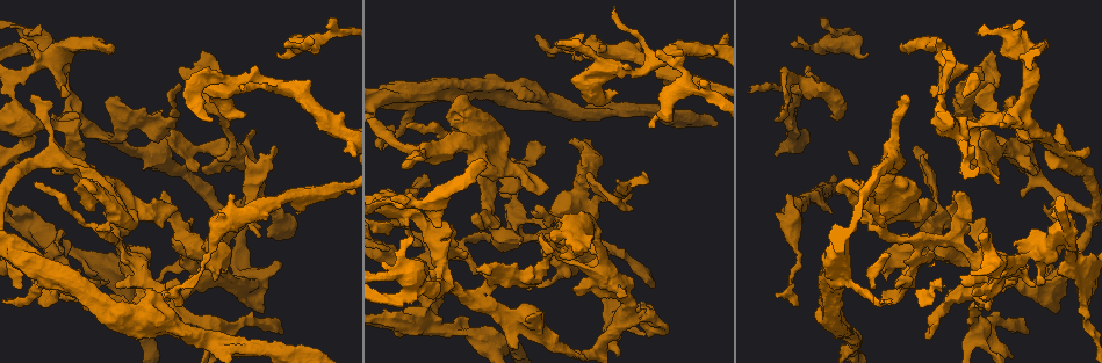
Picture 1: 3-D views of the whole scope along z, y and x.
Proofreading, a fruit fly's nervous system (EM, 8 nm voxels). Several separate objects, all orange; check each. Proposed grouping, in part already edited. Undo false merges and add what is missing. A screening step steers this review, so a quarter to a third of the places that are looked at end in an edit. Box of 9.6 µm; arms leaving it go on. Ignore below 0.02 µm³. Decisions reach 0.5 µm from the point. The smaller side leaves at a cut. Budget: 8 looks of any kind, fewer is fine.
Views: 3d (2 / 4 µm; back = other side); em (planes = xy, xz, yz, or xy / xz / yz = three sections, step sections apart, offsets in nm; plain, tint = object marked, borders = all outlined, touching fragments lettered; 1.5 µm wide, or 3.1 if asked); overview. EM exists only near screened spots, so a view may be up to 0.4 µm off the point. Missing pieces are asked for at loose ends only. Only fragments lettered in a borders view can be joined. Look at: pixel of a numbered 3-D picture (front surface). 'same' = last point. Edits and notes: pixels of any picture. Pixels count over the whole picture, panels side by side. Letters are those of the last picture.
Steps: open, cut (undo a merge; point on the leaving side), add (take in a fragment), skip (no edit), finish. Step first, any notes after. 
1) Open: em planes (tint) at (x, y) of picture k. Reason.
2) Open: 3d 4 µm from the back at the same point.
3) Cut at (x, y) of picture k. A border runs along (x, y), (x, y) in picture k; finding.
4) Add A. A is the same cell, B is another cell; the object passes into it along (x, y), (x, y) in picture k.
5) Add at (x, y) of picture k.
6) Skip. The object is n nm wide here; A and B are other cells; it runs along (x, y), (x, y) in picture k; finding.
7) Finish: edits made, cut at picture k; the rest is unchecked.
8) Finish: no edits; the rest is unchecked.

Open: 3d 4 µm at (243, 116) of picture 1. Stops while still wide.

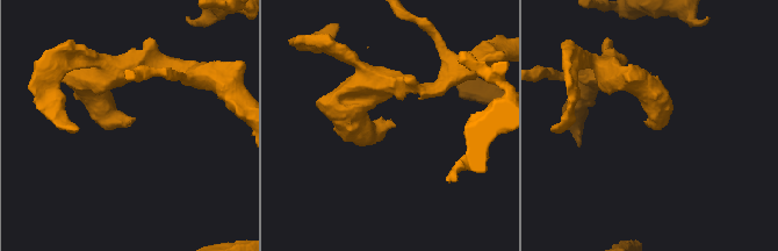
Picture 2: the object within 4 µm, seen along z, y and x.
Open: em xz step 4 (borders) at (131, 121) of picture 2.

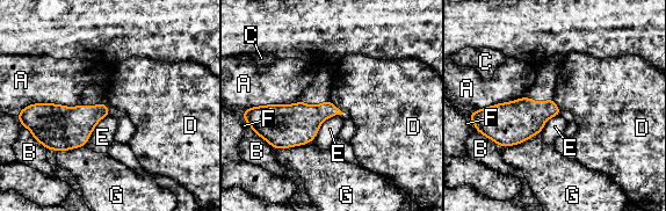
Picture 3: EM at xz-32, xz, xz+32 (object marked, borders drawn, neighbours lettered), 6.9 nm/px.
Skip. A, B, C, D, E, F and G are other cells; a border runs along (541, 131), (521, 143), (504, 147) in picture 3; none of them fits.

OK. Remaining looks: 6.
Open: 3d 4 µm at (284, 43) of picture 1.

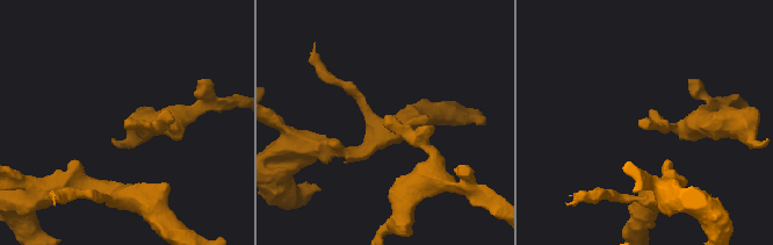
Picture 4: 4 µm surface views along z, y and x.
Open: em planes (borders) at (638, 123) of picture 4.

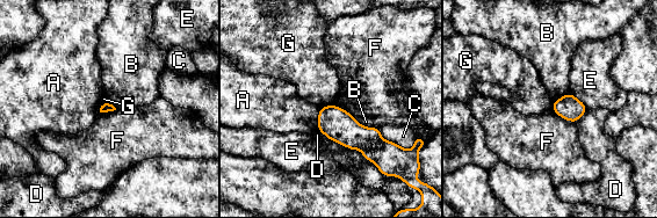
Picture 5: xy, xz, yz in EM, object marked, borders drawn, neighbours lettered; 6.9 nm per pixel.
Skip. The longest contact is with E, 420 nm; A, B, C, D, E, F and G are other cells; none of them fits.

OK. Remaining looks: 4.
Open: 3d 4 µm at (403, 164) of picture 1. An open end.

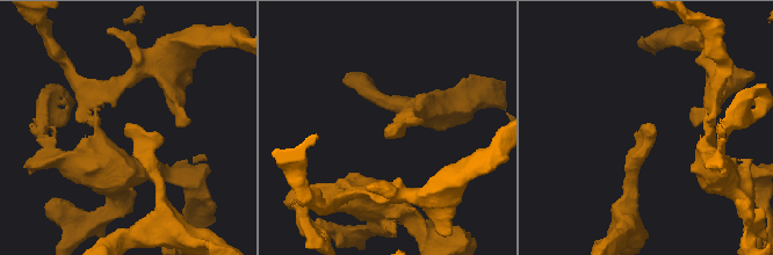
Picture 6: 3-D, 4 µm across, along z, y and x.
Open: em planes (borders) at (388, 130) of picture 6. Shape alone is not enough.

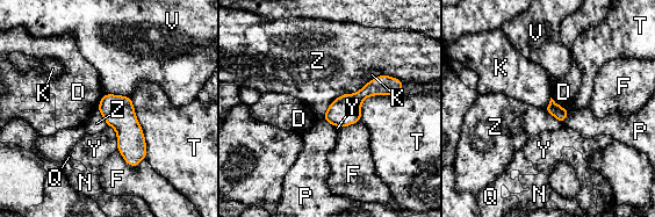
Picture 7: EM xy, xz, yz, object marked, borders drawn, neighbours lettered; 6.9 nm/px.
Skip. The longest contact is with T, 440 nm; D, F, K, N, P, Q, T, V, Y and Z are other cells; none of them fits.

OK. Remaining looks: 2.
Finish: no edits; the rest is unchecked.

